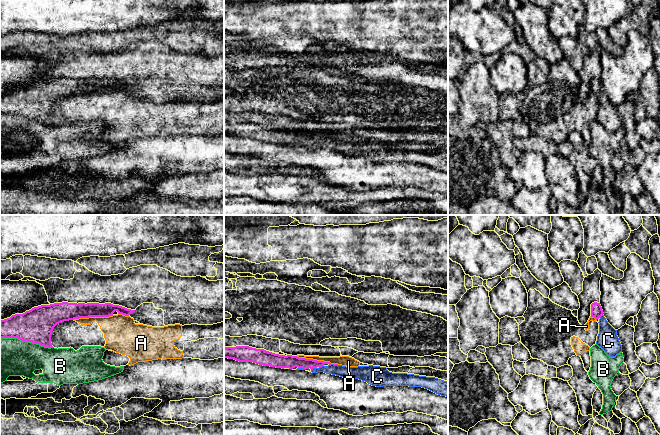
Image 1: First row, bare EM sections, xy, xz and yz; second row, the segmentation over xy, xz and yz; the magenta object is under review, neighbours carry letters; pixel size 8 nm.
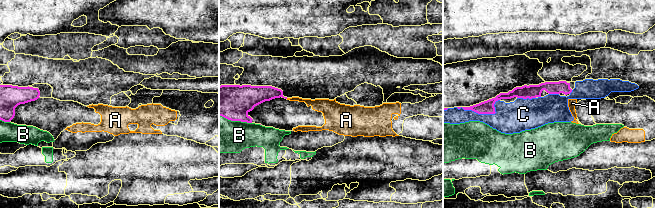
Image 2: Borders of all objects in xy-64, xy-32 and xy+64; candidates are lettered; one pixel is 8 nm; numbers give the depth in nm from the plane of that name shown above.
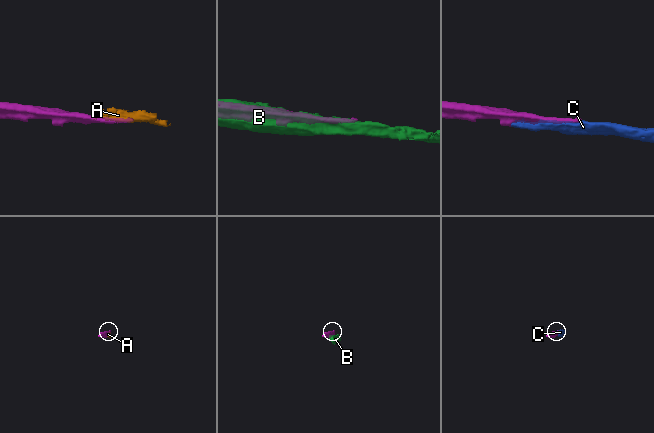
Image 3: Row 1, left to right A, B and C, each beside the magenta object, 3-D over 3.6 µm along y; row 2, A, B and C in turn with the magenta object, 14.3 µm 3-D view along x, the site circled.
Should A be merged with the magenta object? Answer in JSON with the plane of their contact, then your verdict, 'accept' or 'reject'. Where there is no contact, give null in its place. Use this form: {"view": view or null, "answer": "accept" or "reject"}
{"view": "xy", "answer": "reject"}

